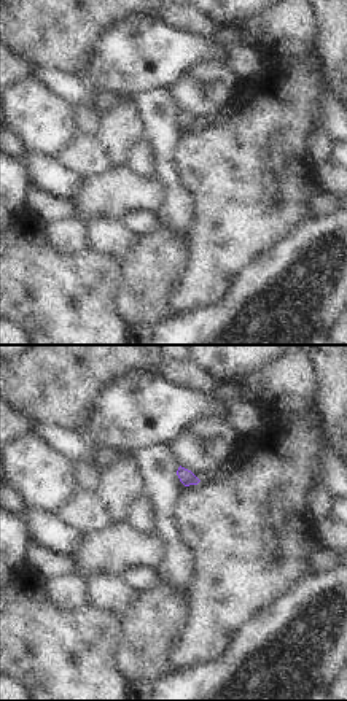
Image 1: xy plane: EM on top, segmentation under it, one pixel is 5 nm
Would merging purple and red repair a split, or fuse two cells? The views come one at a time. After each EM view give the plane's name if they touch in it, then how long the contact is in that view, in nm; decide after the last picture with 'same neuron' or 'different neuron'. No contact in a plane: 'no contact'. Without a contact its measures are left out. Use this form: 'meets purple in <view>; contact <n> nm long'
no contact

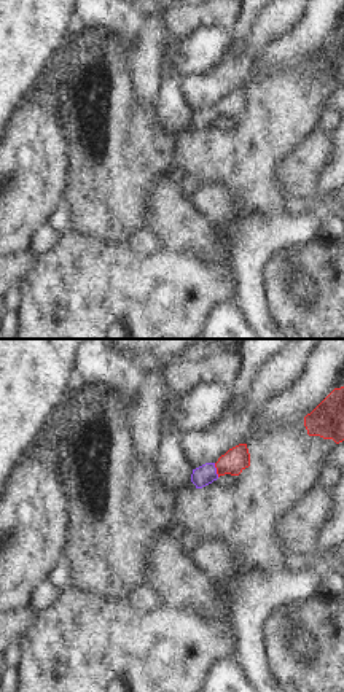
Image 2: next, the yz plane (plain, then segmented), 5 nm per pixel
meets purple in yz; contact 80 nm long

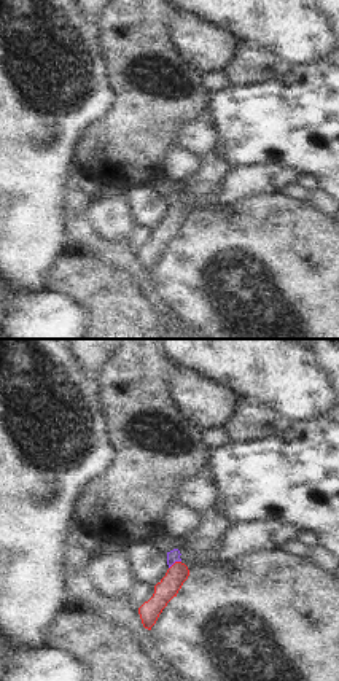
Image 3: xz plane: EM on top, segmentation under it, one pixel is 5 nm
meets purple in xz; contact 80 nm long

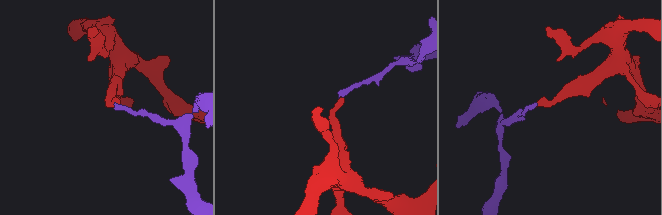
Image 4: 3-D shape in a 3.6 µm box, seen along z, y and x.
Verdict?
same neuron

